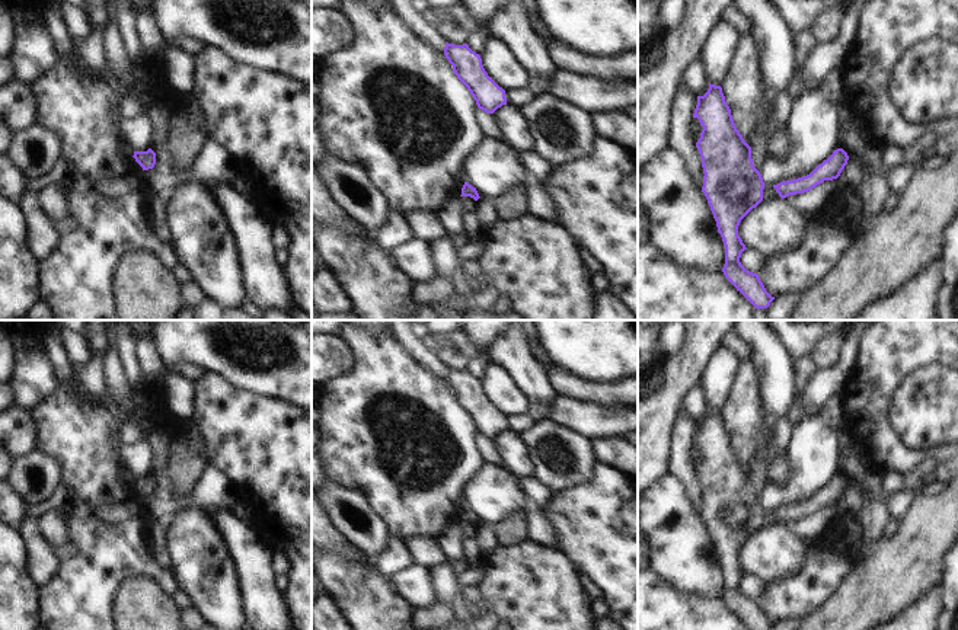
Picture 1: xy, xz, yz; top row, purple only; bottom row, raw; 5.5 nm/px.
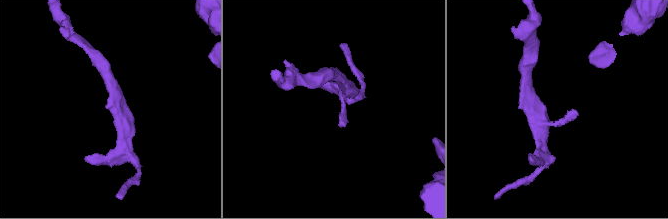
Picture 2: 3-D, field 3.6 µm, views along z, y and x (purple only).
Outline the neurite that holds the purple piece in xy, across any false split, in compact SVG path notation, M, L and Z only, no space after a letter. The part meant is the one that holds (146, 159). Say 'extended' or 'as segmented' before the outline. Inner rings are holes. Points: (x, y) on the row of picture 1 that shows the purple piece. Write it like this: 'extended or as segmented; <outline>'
as segmented; M151 148L147 151L134 151L132 157L143 167L143 170L153 169L156 164L156 153Z

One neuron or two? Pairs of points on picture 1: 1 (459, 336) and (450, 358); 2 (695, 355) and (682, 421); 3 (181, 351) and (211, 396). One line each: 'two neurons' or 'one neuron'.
1: one neuron
2: two neurons
3: two neurons

